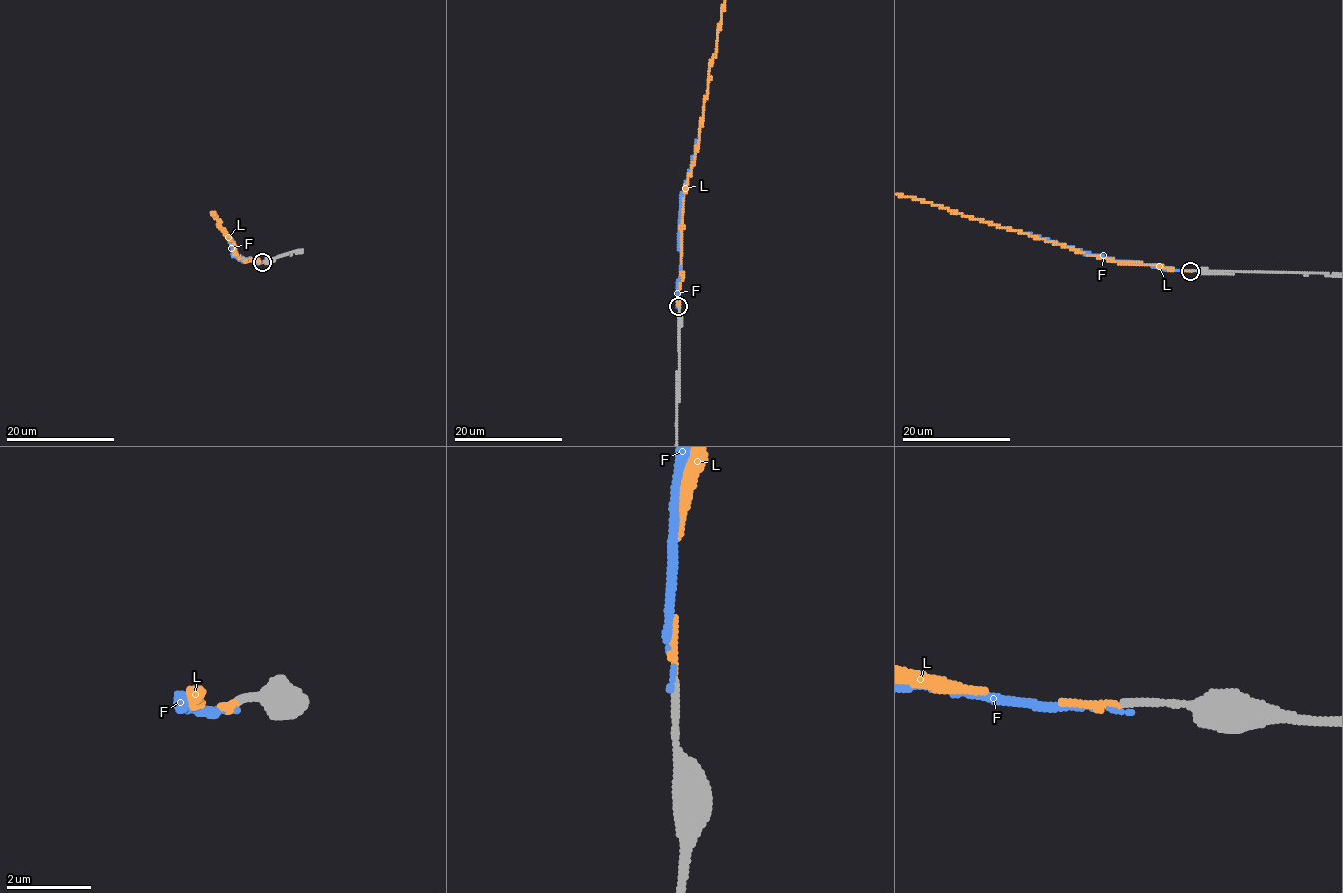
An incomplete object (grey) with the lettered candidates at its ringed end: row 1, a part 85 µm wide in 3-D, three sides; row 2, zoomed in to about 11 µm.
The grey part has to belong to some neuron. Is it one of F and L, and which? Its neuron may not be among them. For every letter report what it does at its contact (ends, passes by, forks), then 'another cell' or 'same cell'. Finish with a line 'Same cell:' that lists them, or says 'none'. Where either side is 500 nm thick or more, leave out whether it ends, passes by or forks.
F: it ends; another cell
L: it ends; same cell
Same cell: L

